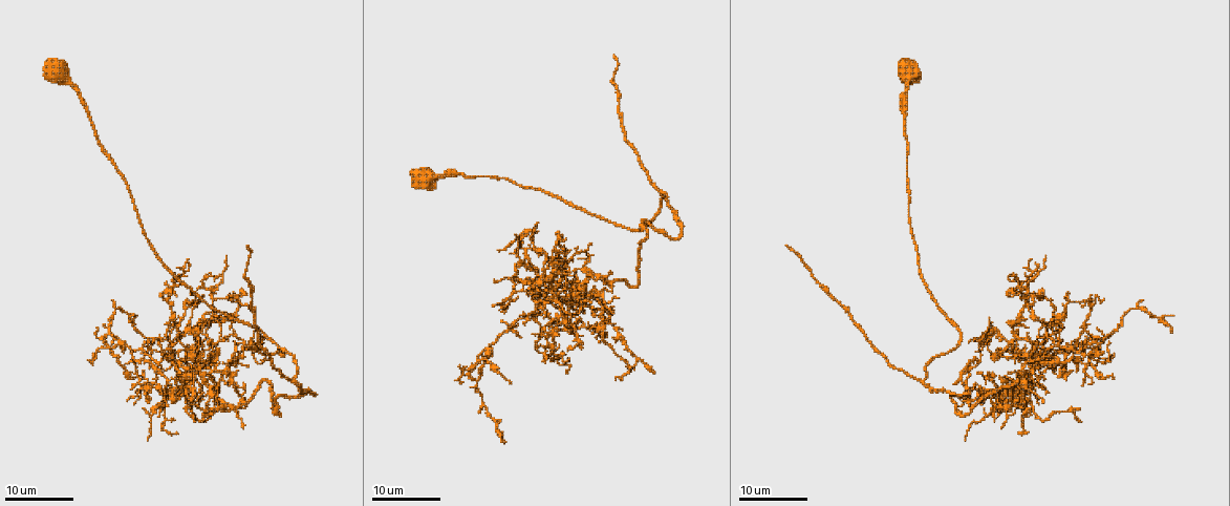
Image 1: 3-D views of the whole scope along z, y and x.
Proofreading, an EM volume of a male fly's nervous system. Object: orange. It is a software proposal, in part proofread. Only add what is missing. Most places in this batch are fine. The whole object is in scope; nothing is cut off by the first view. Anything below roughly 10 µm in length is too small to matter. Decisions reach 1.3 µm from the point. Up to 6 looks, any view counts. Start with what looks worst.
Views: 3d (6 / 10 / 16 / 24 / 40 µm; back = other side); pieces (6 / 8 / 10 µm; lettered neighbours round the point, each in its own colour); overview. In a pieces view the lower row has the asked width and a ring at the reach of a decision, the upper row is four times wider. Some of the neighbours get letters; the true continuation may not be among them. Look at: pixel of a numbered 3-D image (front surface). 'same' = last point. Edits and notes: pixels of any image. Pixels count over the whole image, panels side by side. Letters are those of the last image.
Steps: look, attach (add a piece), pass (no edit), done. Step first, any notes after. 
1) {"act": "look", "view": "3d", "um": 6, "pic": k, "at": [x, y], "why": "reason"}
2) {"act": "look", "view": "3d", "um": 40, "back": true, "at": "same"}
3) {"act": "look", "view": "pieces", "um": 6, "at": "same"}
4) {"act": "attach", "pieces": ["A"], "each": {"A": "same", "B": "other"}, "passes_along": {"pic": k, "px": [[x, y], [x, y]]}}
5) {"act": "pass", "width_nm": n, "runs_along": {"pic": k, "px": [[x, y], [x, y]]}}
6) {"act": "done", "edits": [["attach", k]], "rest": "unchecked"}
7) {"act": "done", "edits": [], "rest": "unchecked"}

{"act": "look", "view": "3d", "um": 16, "pic": 1, "at": [245, 246], "why": "an open end"}

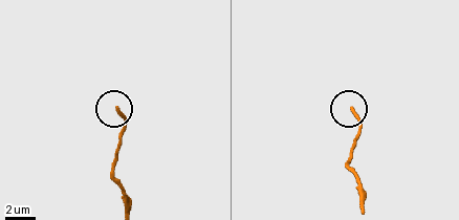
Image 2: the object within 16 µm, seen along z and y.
{"act": "look", "view": "pieces", "um": 10, "pic": 2, "at": [351, 109], "why": "what lies round it"}

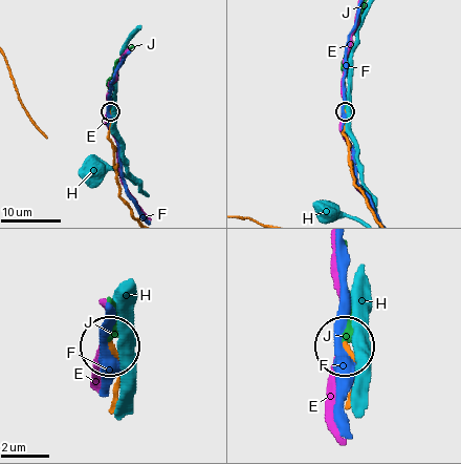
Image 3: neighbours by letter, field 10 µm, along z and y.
{"act": "attach", "pieces": ["J"], "each": {"E": "other", "F": "other", "H": "other", "J": "same"}, "passes_along": {"pic": 3, "px": [[347, 405], [356, 359], [345, 338], [345, 250]]}, "found": "it goes on there"}

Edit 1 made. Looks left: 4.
{"act": "look", "view": "3d", "um": 16, "pic": 1, "at": [1173, 332], "why": "end of a long branch"}

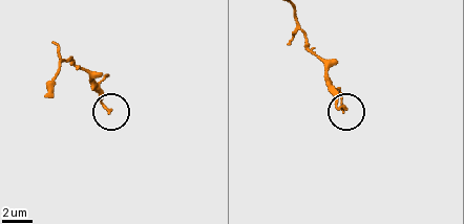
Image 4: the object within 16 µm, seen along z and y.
{"act": "look", "view": "pieces", "um": 8, "pic": 4, "at": [110, 111]}

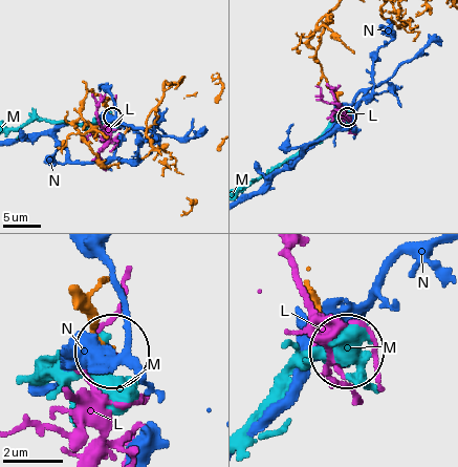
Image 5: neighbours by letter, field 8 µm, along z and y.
{"act": "pass", "width_nm": 190, "each": {"L": "other", "M": "other", "N": "other"}, "found": "none of them fits"}

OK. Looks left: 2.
{"act": "look", "view": "3d", "um": 24, "pic": 1, "at": [536, 295], "why": "branch stops here"}

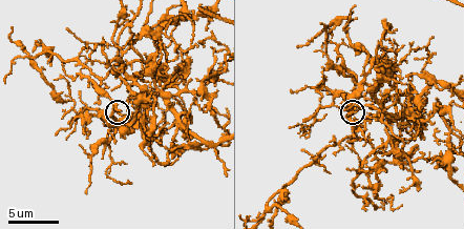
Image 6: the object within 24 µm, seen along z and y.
{"act": "look", "view": "pieces", "um": 8, "pic": 6, "at": [351, 116], "why": "what lies round it"}

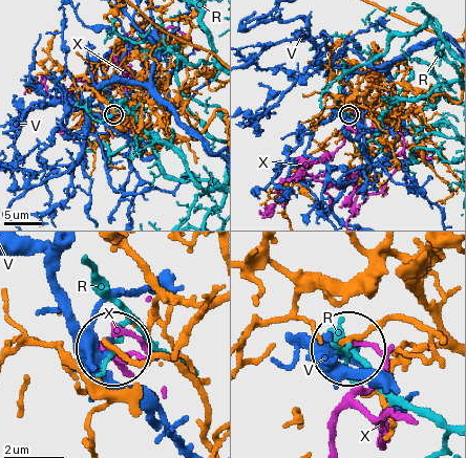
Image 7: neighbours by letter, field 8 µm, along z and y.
{"act": "pass", "each": {"R": "other", "V": "other", "X": "other"}, "runs_along": {"pic": 7, "px": [[211, 414], [181, 369], [115, 349]]}, "found": "no lettered piece goes on from it"}

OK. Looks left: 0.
{"act": "done", "edits": [["attach", 3]], "rest": "unchecked"}

